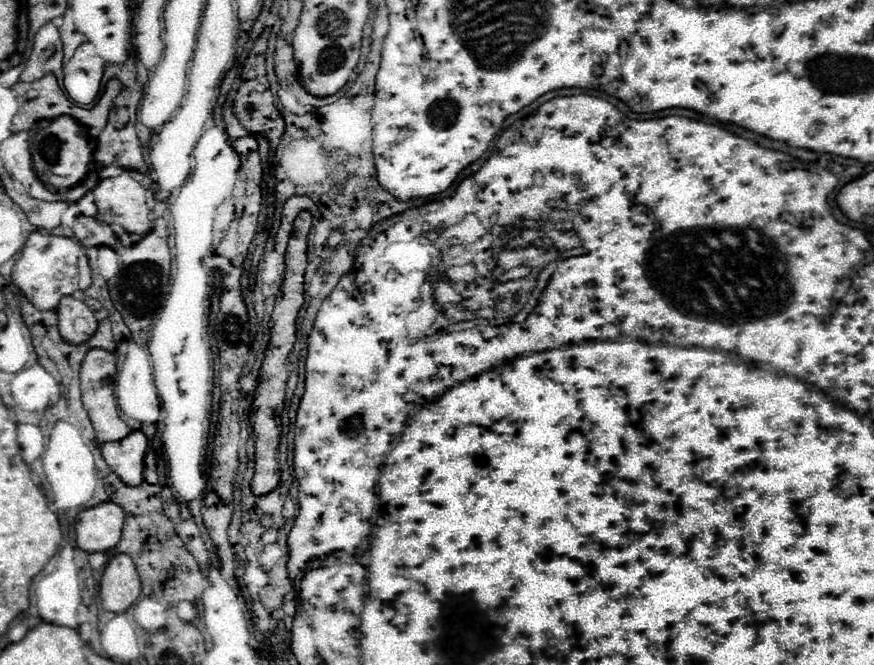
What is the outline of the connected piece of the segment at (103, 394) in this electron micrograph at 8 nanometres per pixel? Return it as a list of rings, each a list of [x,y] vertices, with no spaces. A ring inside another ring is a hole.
[[[93,348],[93,350],[87,352],[87,356],[85,356],[83,364],[81,364],[81,372],[79,372],[83,406],[89,412],[89,418],[95,430],[96,441],[100,447],[105,442],[121,440],[121,438],[125,438],[131,432],[131,428],[119,418],[119,412],[117,412],[117,404],[115,404],[115,396],[113,396],[115,370],[117,370],[115,368],[115,354],[111,354],[107,350]]]

